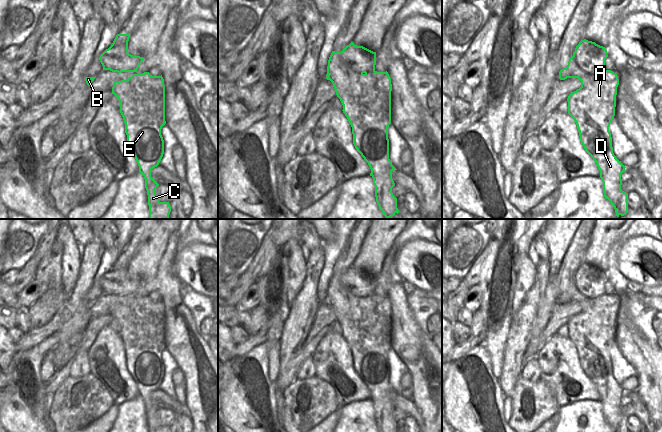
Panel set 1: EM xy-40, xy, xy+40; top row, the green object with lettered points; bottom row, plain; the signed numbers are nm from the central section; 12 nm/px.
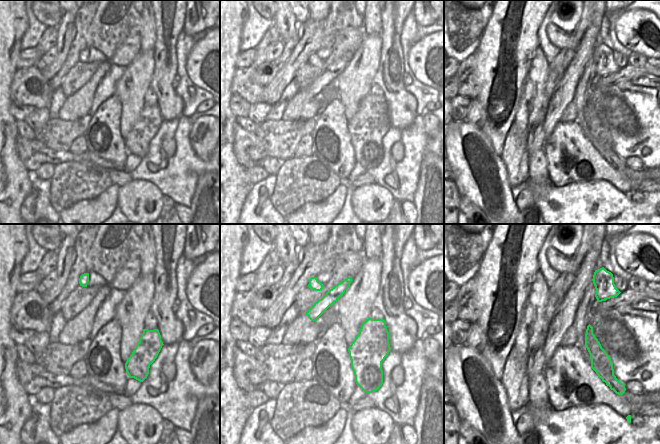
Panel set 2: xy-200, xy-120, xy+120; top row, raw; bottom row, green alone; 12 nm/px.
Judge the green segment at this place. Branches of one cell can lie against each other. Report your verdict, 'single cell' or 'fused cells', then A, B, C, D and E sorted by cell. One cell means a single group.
fused cells; A C D E / B

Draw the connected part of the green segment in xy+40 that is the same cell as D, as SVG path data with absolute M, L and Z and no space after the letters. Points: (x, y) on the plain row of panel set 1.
M572 280L566 292L559 296L559 303L578 302L581 311L572 316L568 322L568 338L574 343L579 355L580 366L585 375L594 383L603 406L604 421L610 425L614 432L628 432L628 417L621 413L621 398L625 390L613 377L612 361L609 355L610 348L615 340L616 319L619 303L611 294L596 298L587 298L582 295Z

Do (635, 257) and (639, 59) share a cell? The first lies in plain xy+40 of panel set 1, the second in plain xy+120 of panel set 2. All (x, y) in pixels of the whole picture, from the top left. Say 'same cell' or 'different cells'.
different cells

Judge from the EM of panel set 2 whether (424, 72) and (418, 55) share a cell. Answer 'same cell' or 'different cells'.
same cell

